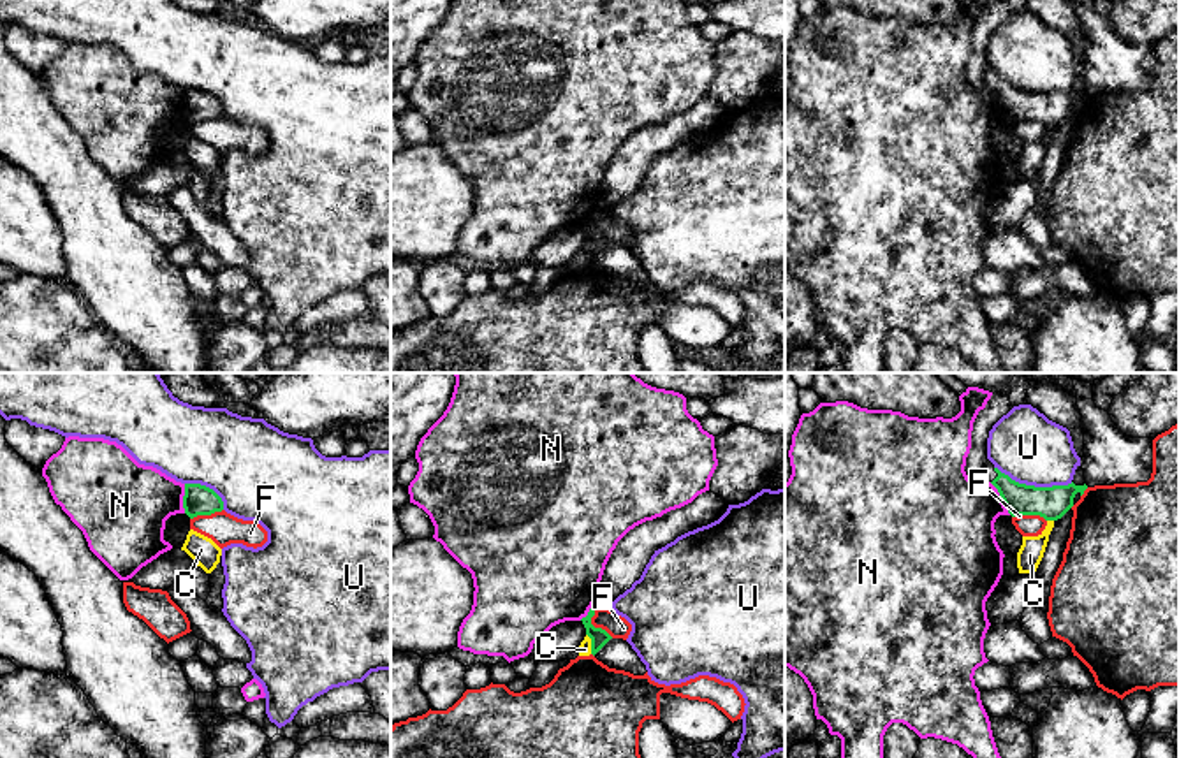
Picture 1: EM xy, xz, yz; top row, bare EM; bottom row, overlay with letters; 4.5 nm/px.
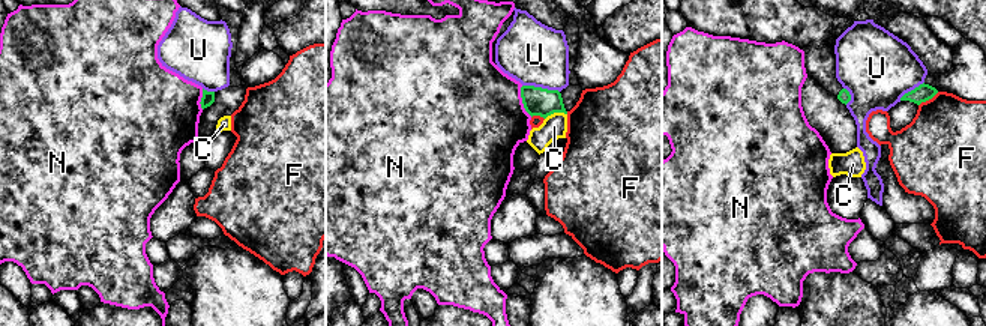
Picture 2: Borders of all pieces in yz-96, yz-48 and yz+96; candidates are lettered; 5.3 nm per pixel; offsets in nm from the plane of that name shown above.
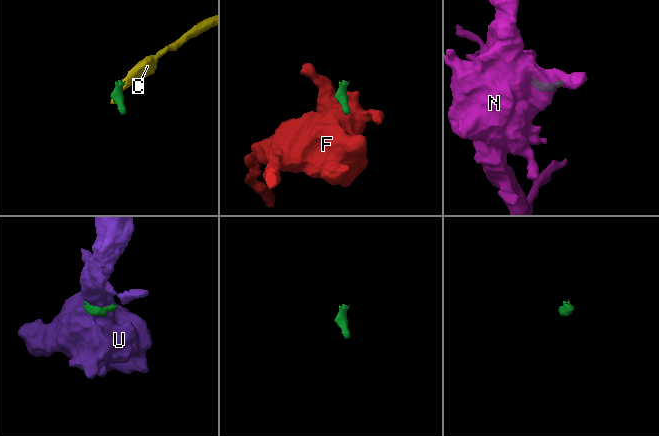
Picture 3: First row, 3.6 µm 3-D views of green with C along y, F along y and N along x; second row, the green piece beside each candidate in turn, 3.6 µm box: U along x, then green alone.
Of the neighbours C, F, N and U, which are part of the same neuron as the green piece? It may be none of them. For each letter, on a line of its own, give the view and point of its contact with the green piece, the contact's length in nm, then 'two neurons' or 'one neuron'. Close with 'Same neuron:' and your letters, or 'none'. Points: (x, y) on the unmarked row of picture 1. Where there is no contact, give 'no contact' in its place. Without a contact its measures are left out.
C: contact xz (592, 250); length 100 nm; two neurons
F: contact xz (592, 231); length 170 nm; two neurons
N: contact yz (1002, 104); length 180 nm; two neurons
U: contact yz (1033, 92); length 360 nm; two neurons
Same neuron: none

